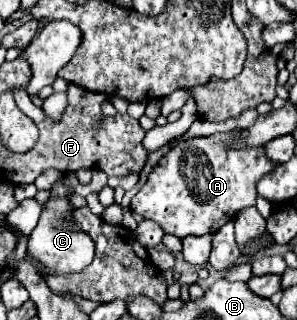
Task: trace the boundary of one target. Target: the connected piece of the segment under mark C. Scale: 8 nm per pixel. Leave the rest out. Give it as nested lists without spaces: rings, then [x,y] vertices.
[[[57,180],[51,188],[51,196],[43,206],[39,224],[35,226],[35,230],[29,236],[29,246],[27,252],[31,254],[33,260],[39,262],[37,274],[45,280],[47,276],[55,274],[55,276],[67,276],[67,274],[75,274],[81,272],[83,268],[87,268],[93,262],[95,256],[95,246],[93,240],[75,224],[73,220],[73,210],[75,206],[67,200],[73,194],[73,190],[65,184],[65,180]]]

